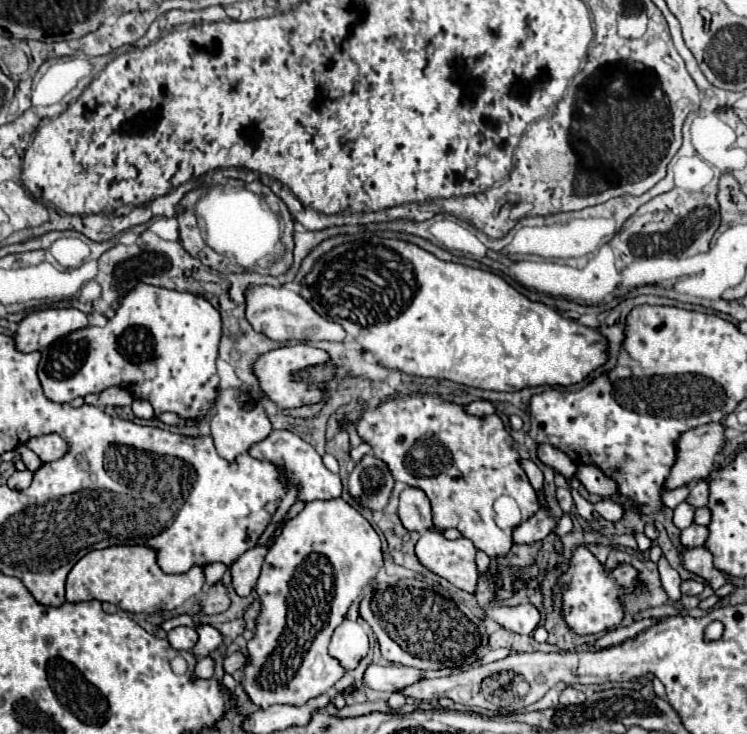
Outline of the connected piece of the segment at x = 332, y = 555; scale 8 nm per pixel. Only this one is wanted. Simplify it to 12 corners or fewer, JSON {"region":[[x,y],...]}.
{"region":[[341,497],[265,555],[241,685],[303,705],[345,675],[327,647],[383,551]]}

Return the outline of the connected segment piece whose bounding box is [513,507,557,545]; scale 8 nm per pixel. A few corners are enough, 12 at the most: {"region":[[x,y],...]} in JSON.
{"region":[[539,509],[513,529],[513,543],[543,541],[557,525]]}

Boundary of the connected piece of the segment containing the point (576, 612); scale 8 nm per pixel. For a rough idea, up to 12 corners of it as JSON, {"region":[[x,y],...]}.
{"region":[[577,547],[559,585],[565,621],[579,635],[623,619],[621,593],[637,571],[615,571]]}

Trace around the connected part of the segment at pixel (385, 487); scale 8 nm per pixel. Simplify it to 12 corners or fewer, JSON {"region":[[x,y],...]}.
{"region":[[365,455],[347,491],[361,507],[383,511],[395,479],[387,465]]}

